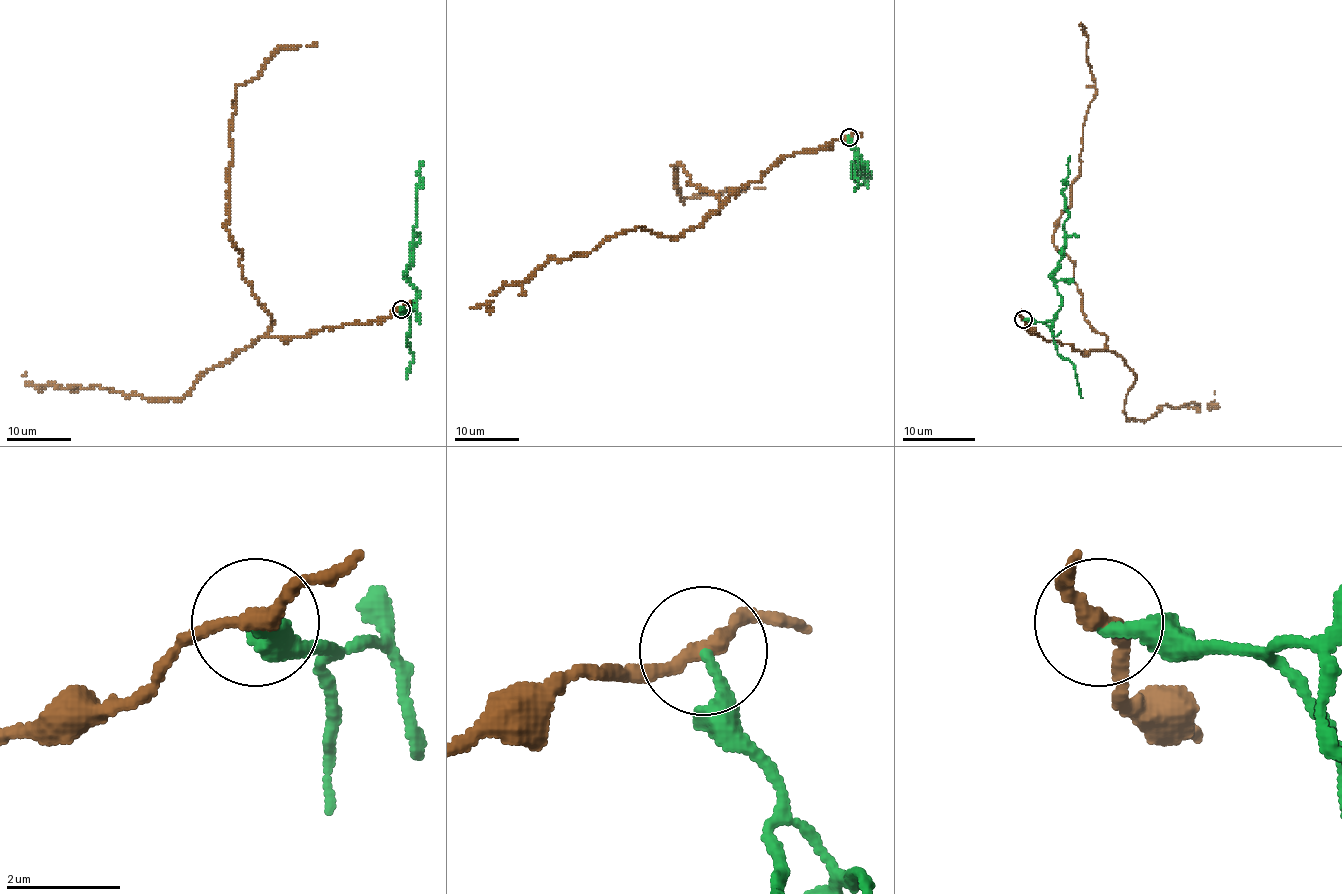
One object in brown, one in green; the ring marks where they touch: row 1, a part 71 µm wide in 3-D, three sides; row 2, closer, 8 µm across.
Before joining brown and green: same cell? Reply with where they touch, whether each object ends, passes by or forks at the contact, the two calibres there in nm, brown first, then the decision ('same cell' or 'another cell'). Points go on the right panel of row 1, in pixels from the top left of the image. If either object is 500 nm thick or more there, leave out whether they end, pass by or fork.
at (1023, 319); brown passes by; green ends there; 260 nm thick on the brown side, 200 nm on the other; another cell

